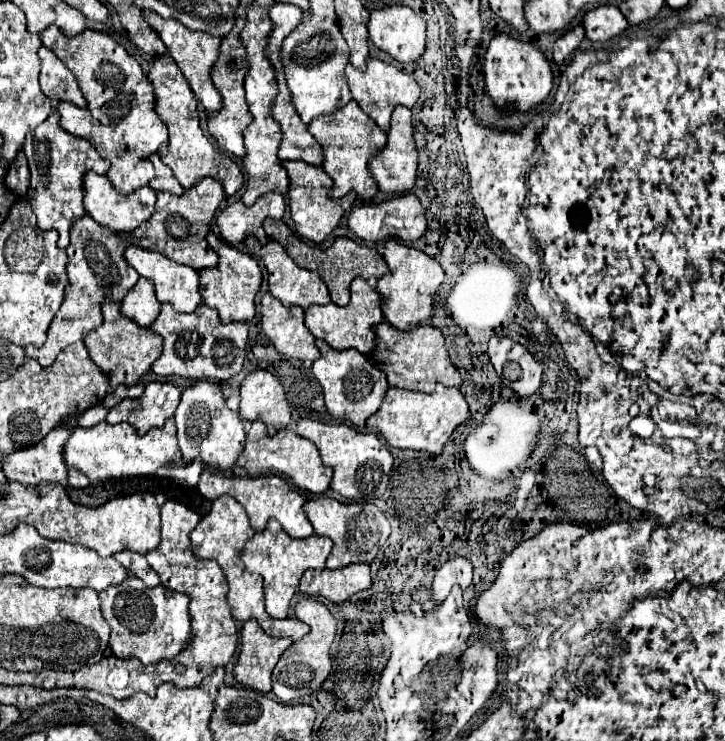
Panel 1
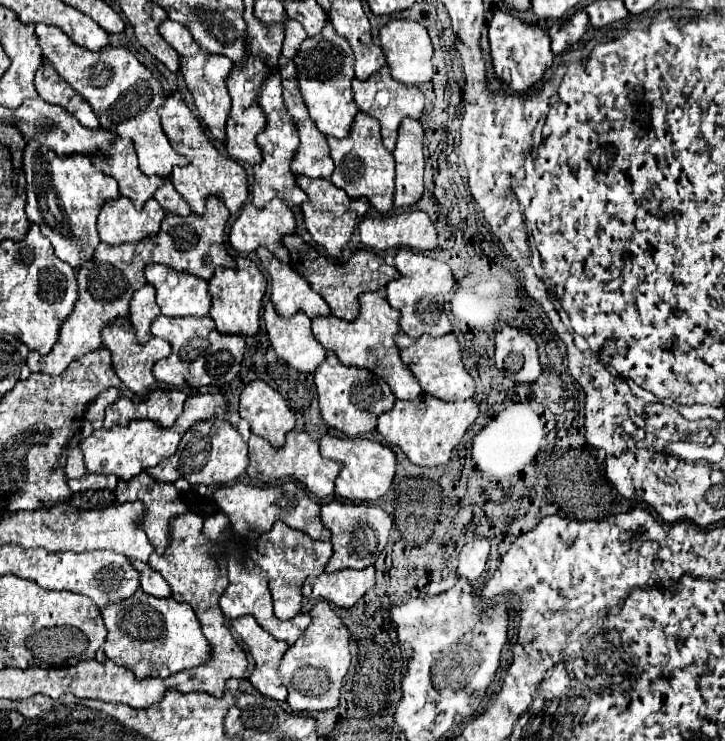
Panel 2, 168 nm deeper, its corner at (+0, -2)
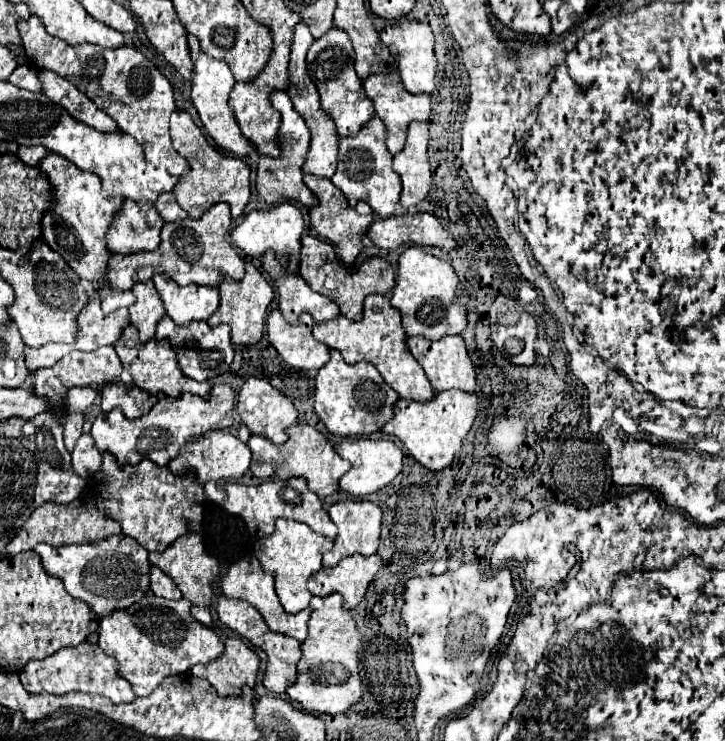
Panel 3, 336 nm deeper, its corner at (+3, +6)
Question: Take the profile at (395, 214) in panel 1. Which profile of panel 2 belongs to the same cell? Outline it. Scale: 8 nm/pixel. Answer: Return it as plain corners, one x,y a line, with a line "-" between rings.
423,211
385,215
379,219
365,217
359,223
359,233
363,245
375,251
387,251
393,247
409,247
417,251
437,249
435,225

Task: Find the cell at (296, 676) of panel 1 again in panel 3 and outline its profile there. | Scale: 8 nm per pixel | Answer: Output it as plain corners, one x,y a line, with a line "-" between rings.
324,597
324,607
312,611
310,615
308,637
302,643
302,659
298,661
298,677
296,683
286,691
288,697
300,703
302,709
310,713
336,715
346,711
352,703
362,697
362,679
358,669
360,645
360,633
350,611
342,607
342,597

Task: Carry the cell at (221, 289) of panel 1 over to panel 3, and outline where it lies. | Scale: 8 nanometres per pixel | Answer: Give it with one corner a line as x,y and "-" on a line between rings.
246,263
246,277
242,281
234,281
230,277
224,277
218,285
220,291
220,305
218,311
208,319
208,325
220,325
228,323
232,329
232,343
236,345
254,345
260,341
262,331
264,331
264,319
266,319
266,309
270,301
274,299
274,289
272,285
262,277
262,273
252,265

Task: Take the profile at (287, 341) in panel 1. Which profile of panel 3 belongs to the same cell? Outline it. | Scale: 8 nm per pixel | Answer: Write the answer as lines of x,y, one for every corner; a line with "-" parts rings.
278,309
268,315
268,339
280,357
296,369
320,369
328,363
328,347
312,337
314,319
308,313
300,315
298,325
288,325

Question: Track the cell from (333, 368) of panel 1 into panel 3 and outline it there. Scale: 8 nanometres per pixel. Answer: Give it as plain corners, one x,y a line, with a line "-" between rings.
330,351
330,361
316,375
314,409
330,433
340,437
370,435
384,427
384,421
392,417
392,405
398,393
386,385
382,375
372,363
348,365
338,351

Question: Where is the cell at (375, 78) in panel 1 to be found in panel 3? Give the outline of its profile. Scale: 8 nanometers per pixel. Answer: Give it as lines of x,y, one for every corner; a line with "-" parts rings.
396,71
366,77
366,79
362,81
362,87
364,87
366,95
370,97
370,101
374,103
376,115
378,115
378,117
384,121
384,125
386,125
386,131
388,131
388,137
386,137
388,151
390,151
392,155
396,155
396,153
404,147
408,123
410,123
410,121
428,121
428,117
430,117
430,95
426,95
426,93
420,93
420,95
408,93
408,91
404,89
404,85
402,85
402,81
400,81
400,77
398,77

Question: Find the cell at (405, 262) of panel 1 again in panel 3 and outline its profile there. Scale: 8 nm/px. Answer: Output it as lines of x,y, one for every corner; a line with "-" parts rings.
418,245
406,247
398,259
396,287
392,291
392,305
402,313
402,327
406,335
440,339
444,335
462,333
466,327
466,307
460,301
454,303
456,289
458,275
448,261
426,253

